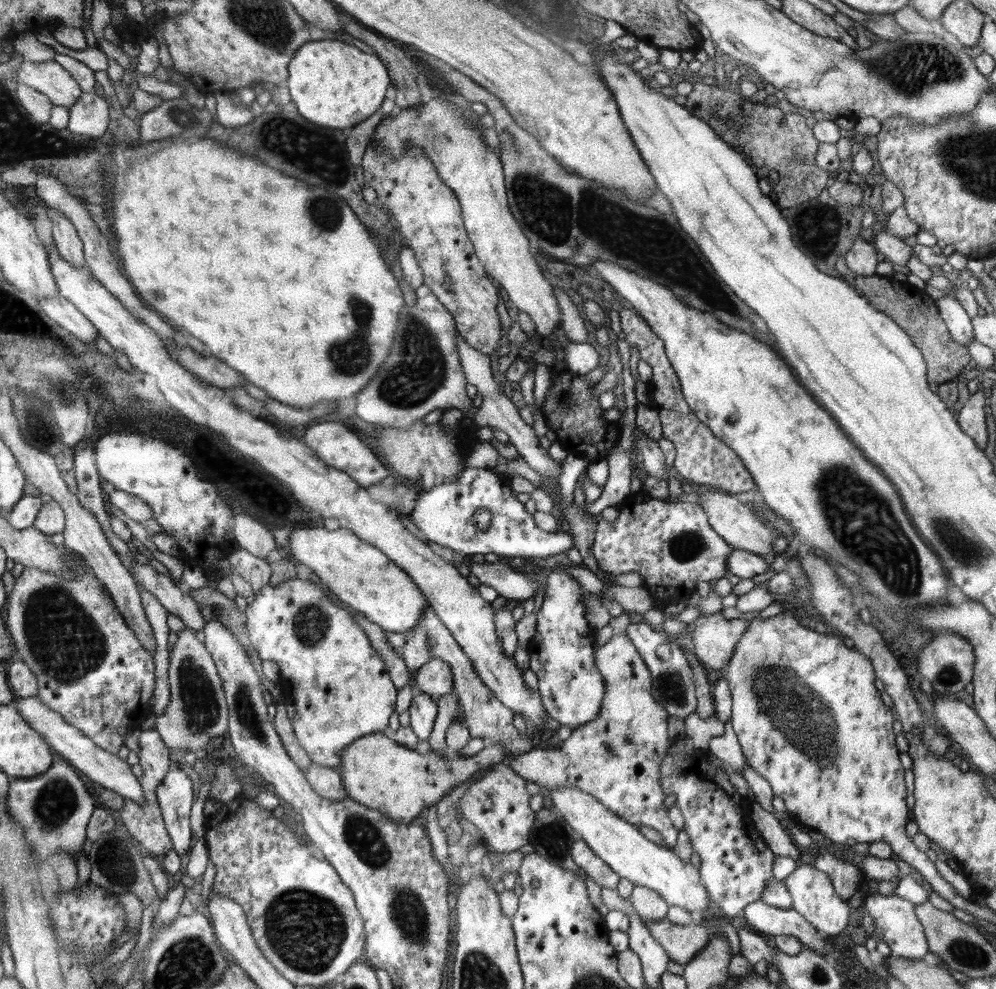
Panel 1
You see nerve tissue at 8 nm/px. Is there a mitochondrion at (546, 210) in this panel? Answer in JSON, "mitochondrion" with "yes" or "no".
{"mitochondrion":"yes"}

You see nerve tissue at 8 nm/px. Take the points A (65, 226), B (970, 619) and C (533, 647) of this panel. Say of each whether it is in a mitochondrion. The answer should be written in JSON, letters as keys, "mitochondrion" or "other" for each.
{"A":"other","B":"other","C":"other"}

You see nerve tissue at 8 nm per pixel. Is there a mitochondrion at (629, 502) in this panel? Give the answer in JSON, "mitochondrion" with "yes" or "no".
{"mitochondrion":"no"}

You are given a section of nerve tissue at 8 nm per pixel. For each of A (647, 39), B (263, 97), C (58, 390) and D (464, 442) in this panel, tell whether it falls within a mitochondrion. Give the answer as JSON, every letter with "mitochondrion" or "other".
{"A":"other","B":"other","C":"mitochondrion","D":"other"}

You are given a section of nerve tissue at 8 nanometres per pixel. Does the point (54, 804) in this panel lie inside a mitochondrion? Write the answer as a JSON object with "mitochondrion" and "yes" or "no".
{"mitochondrion":"yes"}

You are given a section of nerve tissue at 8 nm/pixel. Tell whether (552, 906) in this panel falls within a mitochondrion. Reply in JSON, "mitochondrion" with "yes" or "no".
{"mitochondrion":"no"}

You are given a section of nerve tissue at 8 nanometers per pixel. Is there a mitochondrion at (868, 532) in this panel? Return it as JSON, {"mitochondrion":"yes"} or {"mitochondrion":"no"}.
{"mitochondrion":"yes"}

